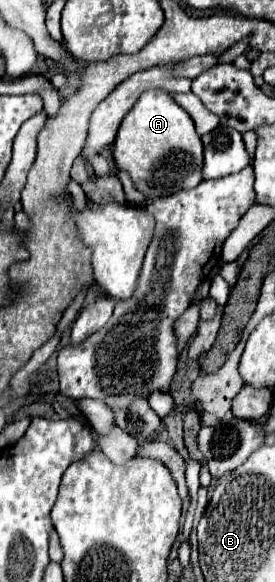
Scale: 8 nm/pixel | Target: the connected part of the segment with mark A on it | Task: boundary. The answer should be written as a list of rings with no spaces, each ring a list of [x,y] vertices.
[[[145,91],[139,103],[123,119],[115,147],[115,163],[129,171],[135,187],[145,197],[165,197],[181,189],[193,189],[203,179],[203,145],[201,137],[183,111],[167,91]]]

